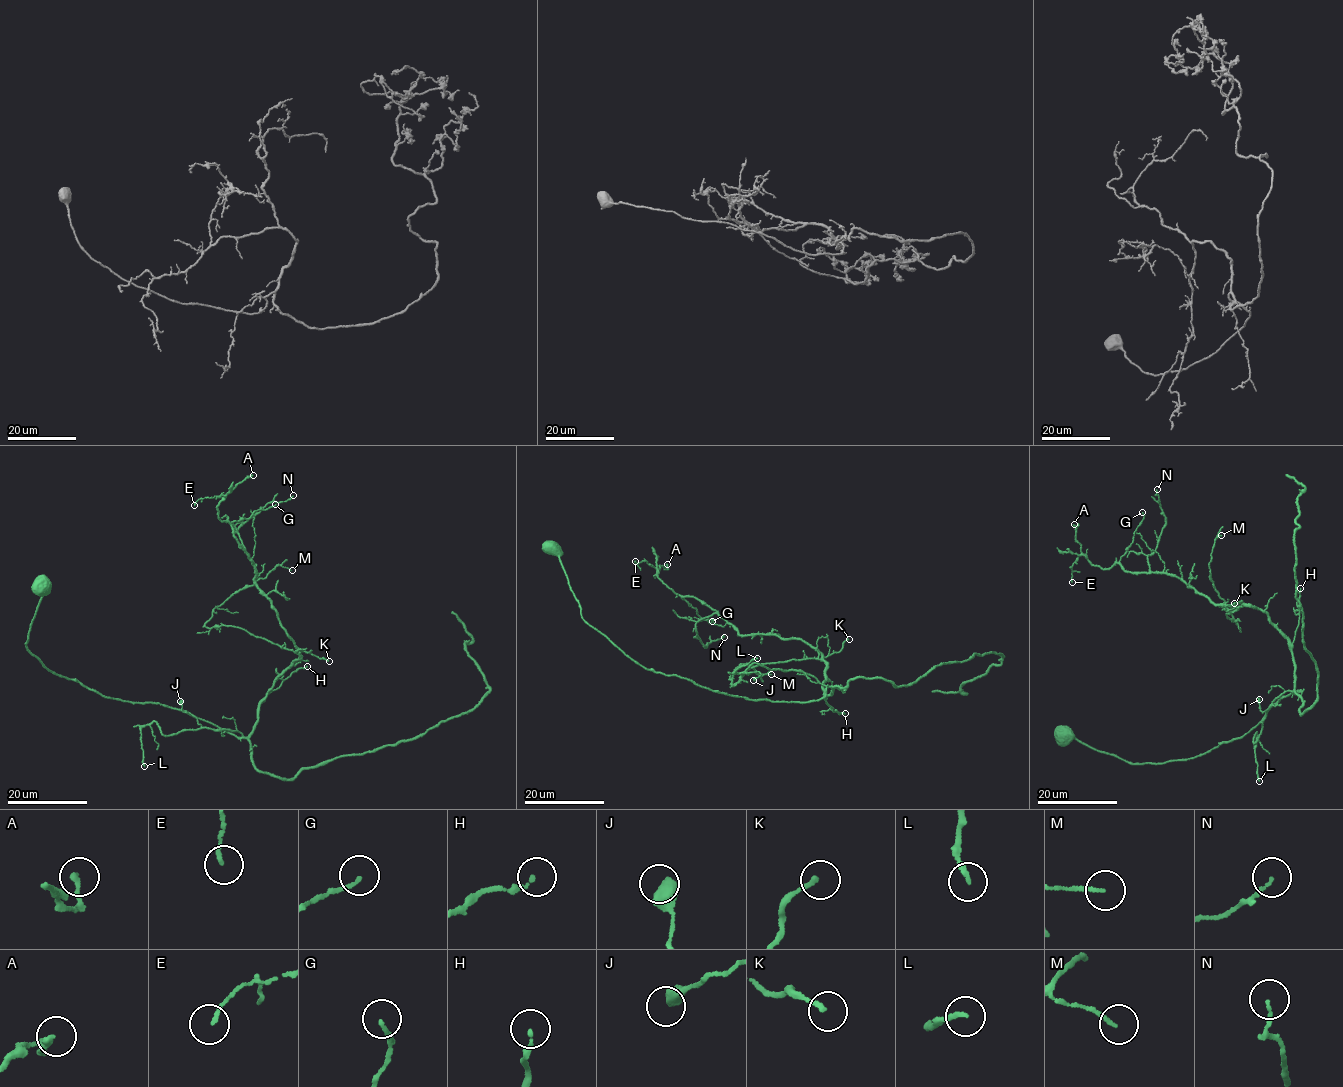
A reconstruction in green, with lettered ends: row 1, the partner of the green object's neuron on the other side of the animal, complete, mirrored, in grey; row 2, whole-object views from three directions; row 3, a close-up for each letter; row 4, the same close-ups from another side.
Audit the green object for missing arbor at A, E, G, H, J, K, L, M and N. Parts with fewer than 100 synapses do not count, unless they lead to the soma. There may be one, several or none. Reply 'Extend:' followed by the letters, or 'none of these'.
Extend: none of these

